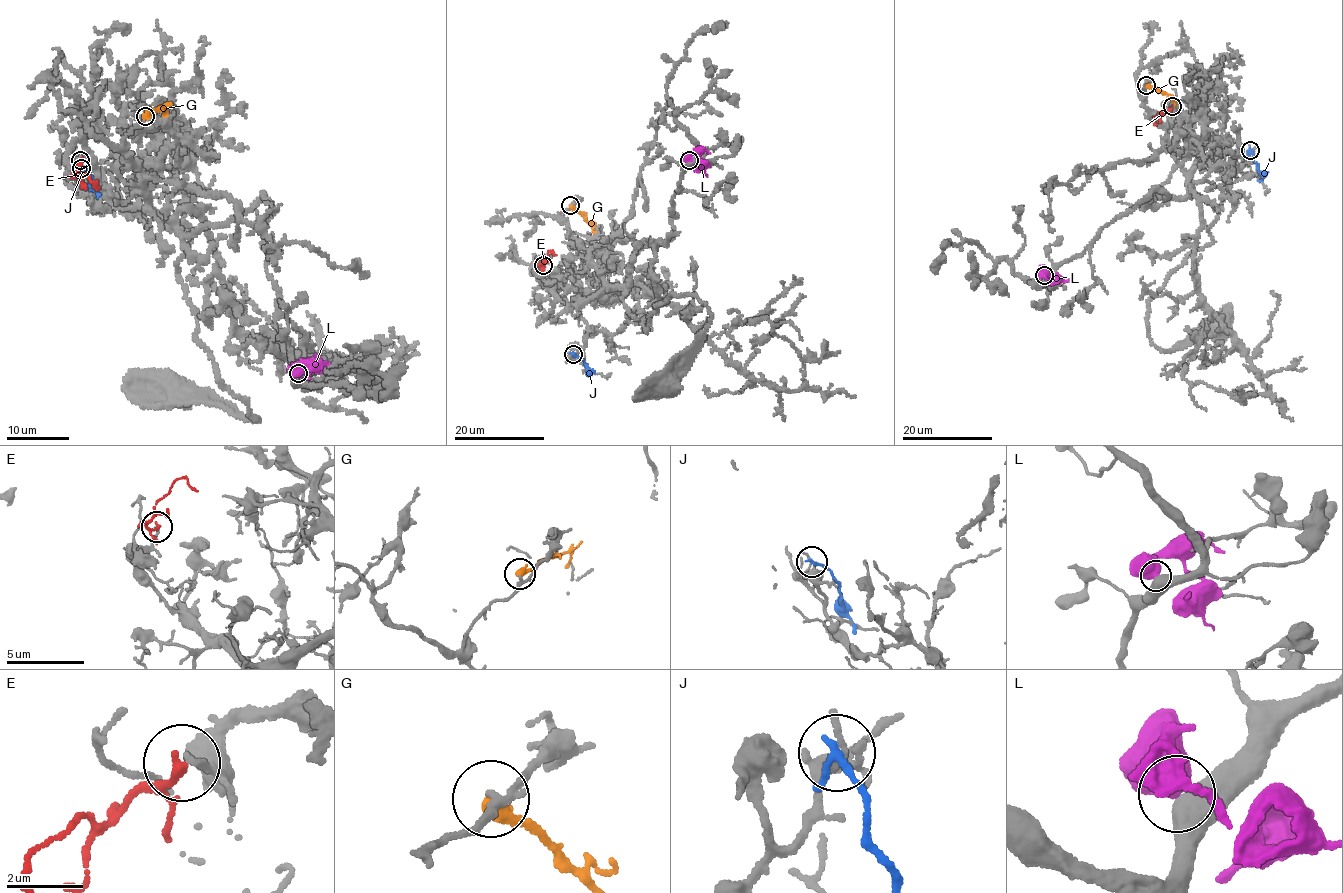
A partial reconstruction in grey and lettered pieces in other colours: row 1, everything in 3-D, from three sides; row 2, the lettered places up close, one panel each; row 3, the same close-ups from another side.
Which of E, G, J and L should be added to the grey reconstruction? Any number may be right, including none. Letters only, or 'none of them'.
none of them

